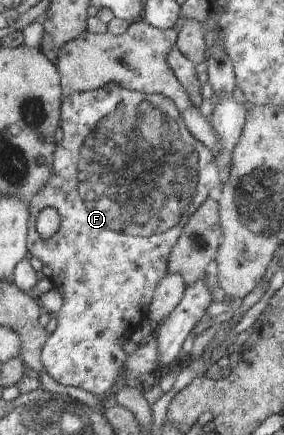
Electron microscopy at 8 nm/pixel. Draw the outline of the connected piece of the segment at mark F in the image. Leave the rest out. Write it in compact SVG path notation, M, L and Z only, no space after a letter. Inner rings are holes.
M112 83L85 93L73 92L73 94L63 96L61 99L60 126L63 138L55 147L52 175L49 177L45 188L28 200L28 251L34 257L39 258L43 264L47 264L49 268L52 268L52 275L49 278L54 285L53 288L63 298L61 309L54 314L57 318L57 327L44 344L41 351L41 362L45 372L55 382L63 384L63 386L75 386L75 388L87 390L87 392L102 398L106 394L113 393L118 387L117 380L120 378L123 363L126 362L128 355L123 350L123 345L130 341L131 335L141 328L142 322L147 318L147 307L155 296L159 281L168 275L168 258L175 243L182 235L183 227L186 226L186 222L196 209L209 197L209 192L215 186L219 186L221 181L219 180L218 166L214 161L214 154L187 130L177 107L166 96L157 93L146 95L145 93L127 90ZM43 208L55 208L61 217L61 224L57 234L45 240L41 240L37 230L35 230L35 218Z

